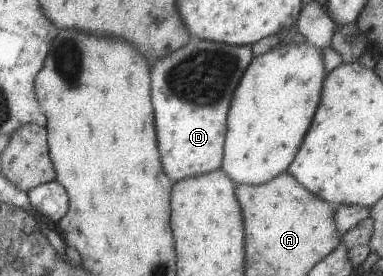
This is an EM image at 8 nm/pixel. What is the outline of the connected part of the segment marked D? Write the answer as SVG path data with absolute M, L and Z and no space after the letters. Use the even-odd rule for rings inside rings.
M192 37L180 50L159 58L150 70L150 100L156 144L171 182L220 168L226 110L241 74L253 59L250 45L228 46Z

